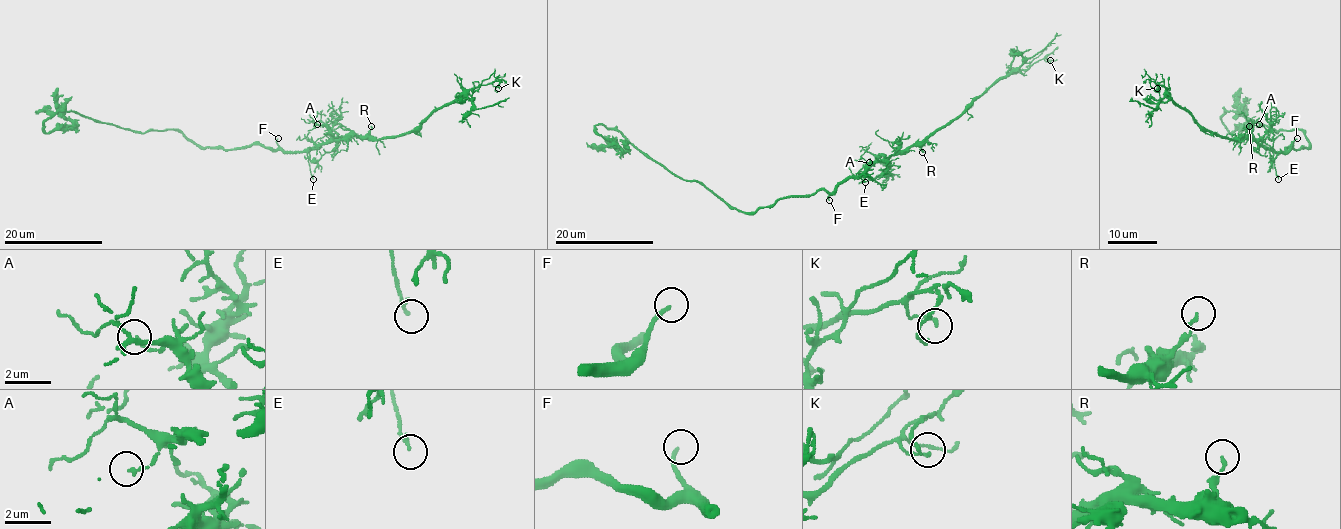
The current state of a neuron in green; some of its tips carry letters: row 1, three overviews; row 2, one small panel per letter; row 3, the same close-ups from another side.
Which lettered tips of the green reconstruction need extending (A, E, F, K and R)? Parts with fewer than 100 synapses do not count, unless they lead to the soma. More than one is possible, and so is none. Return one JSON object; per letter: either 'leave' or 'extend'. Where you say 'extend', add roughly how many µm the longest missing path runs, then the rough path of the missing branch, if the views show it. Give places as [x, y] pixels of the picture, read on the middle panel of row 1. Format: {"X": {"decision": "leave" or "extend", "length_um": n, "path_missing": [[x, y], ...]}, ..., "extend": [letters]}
{"A": {"decision": "leave"}, "E": {"decision": "leave"}, "F": {"decision": "extend", "length_um": 60}, "K": {"decision": "leave"}, "R": {"decision": "leave"}, "extend": ["F"]}

